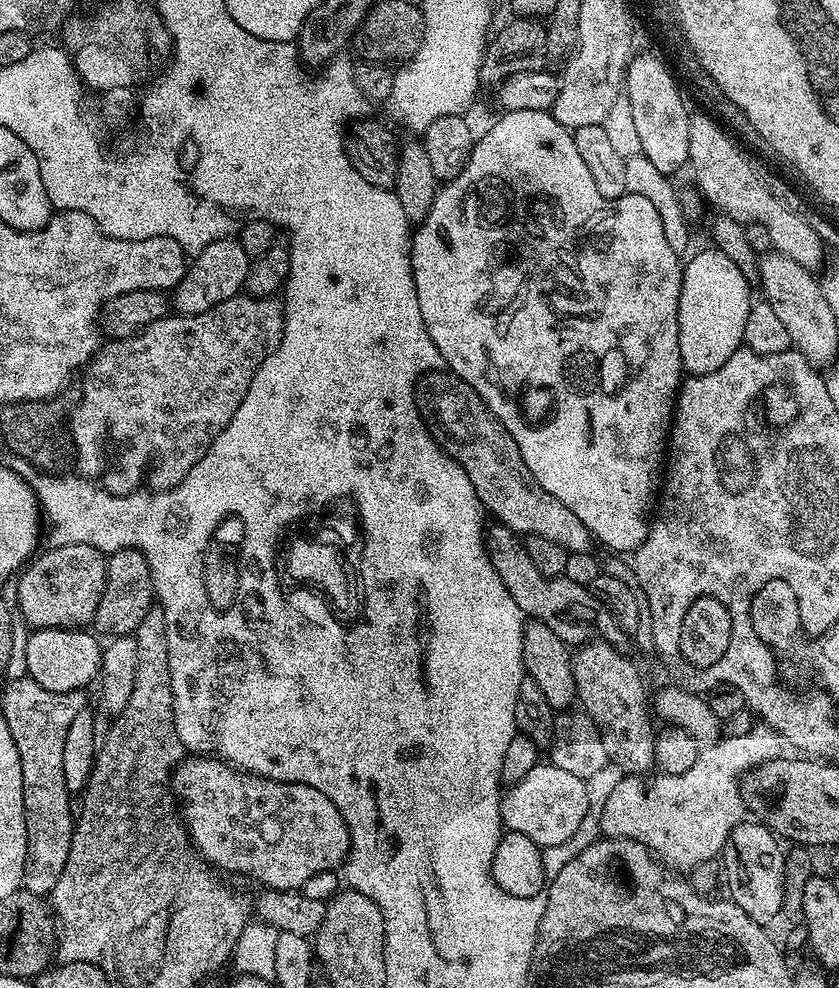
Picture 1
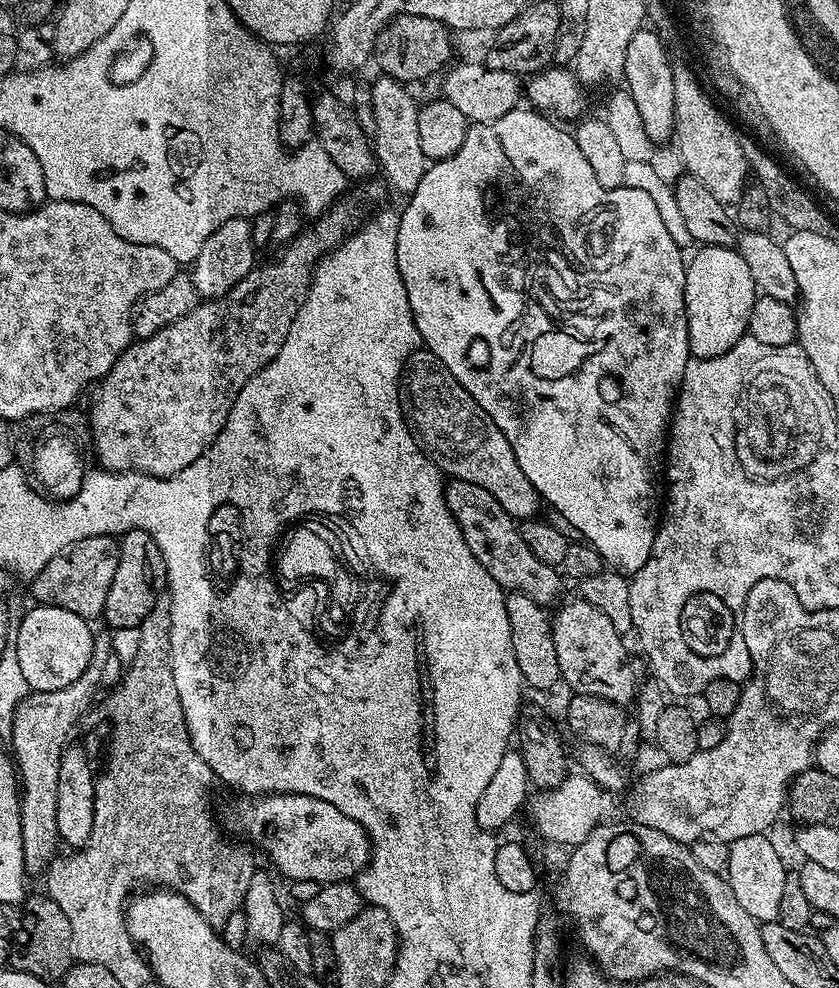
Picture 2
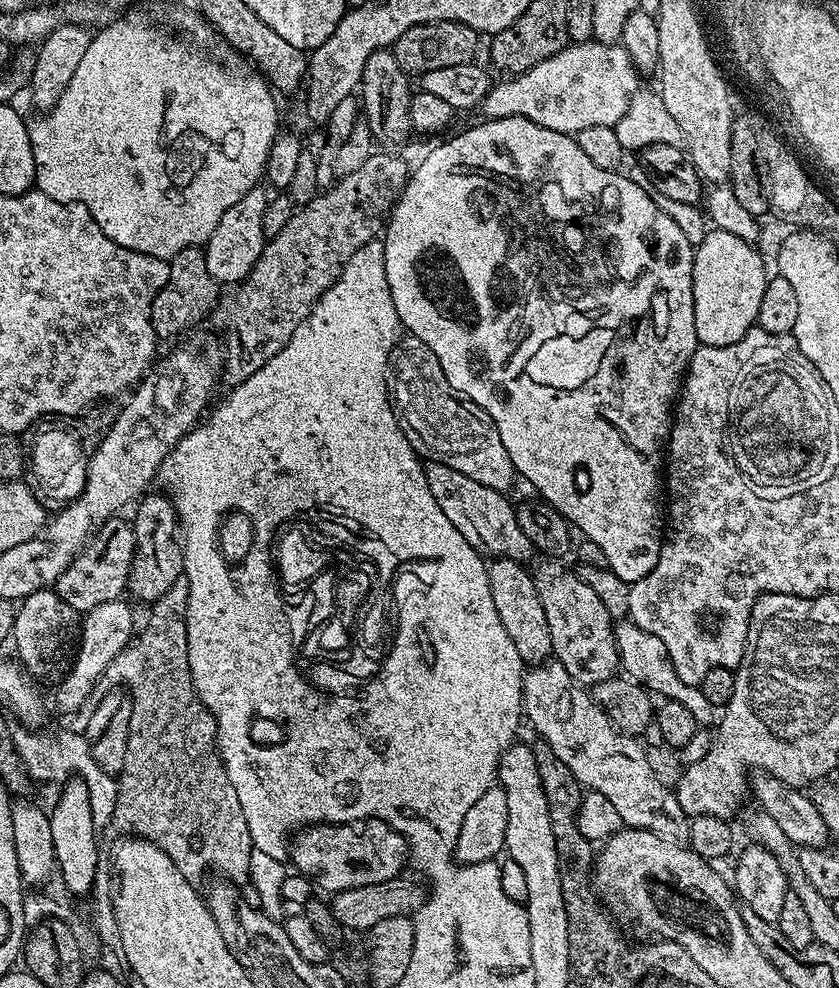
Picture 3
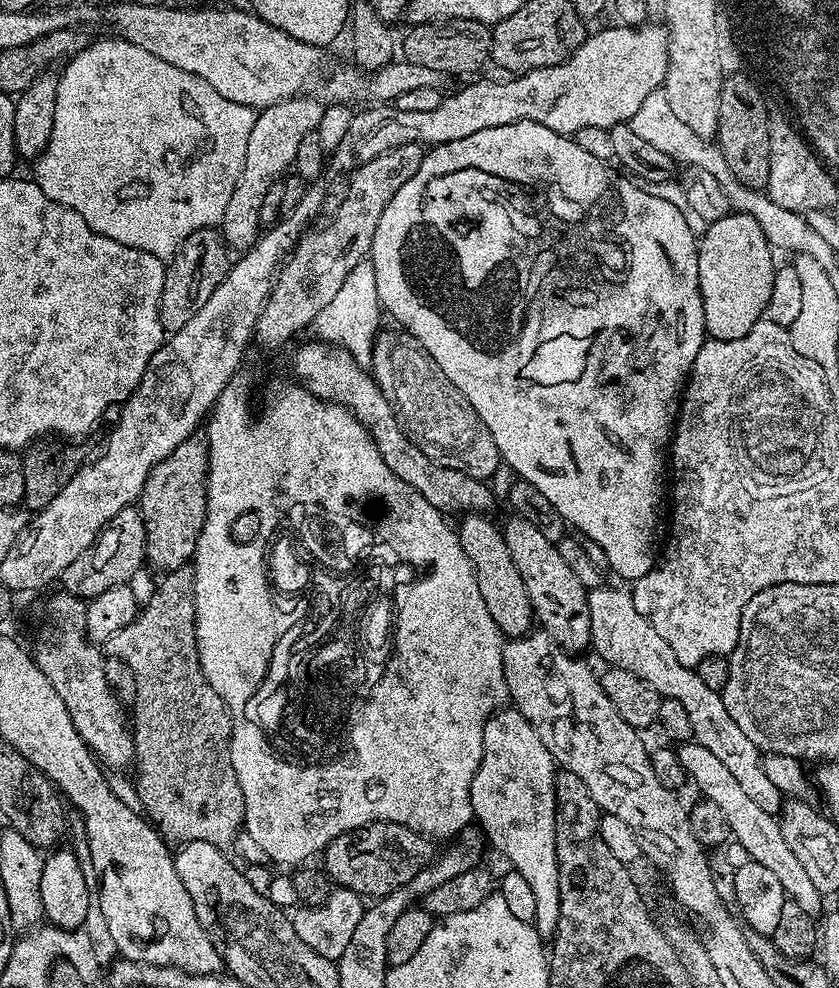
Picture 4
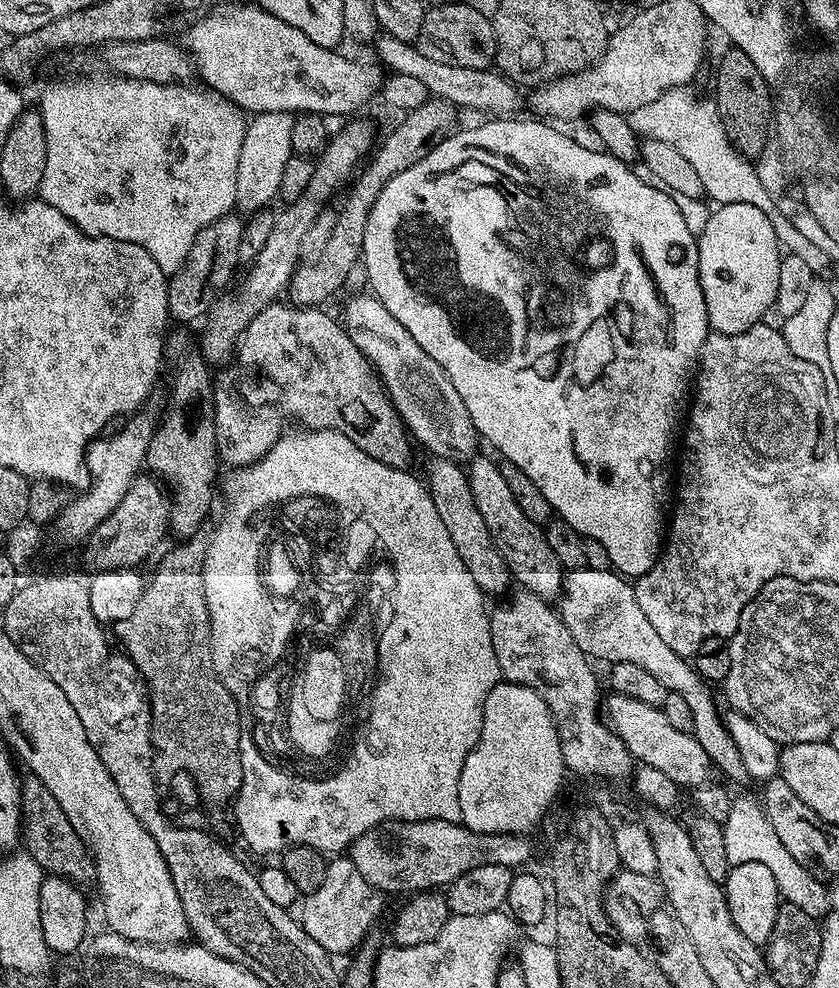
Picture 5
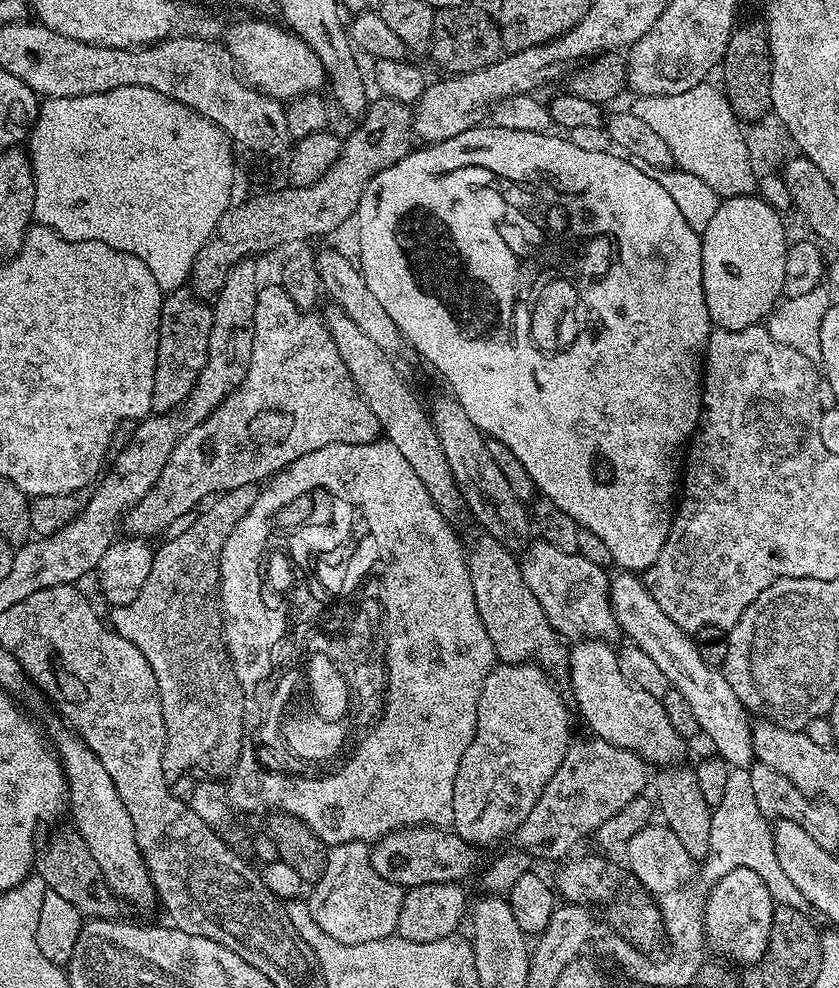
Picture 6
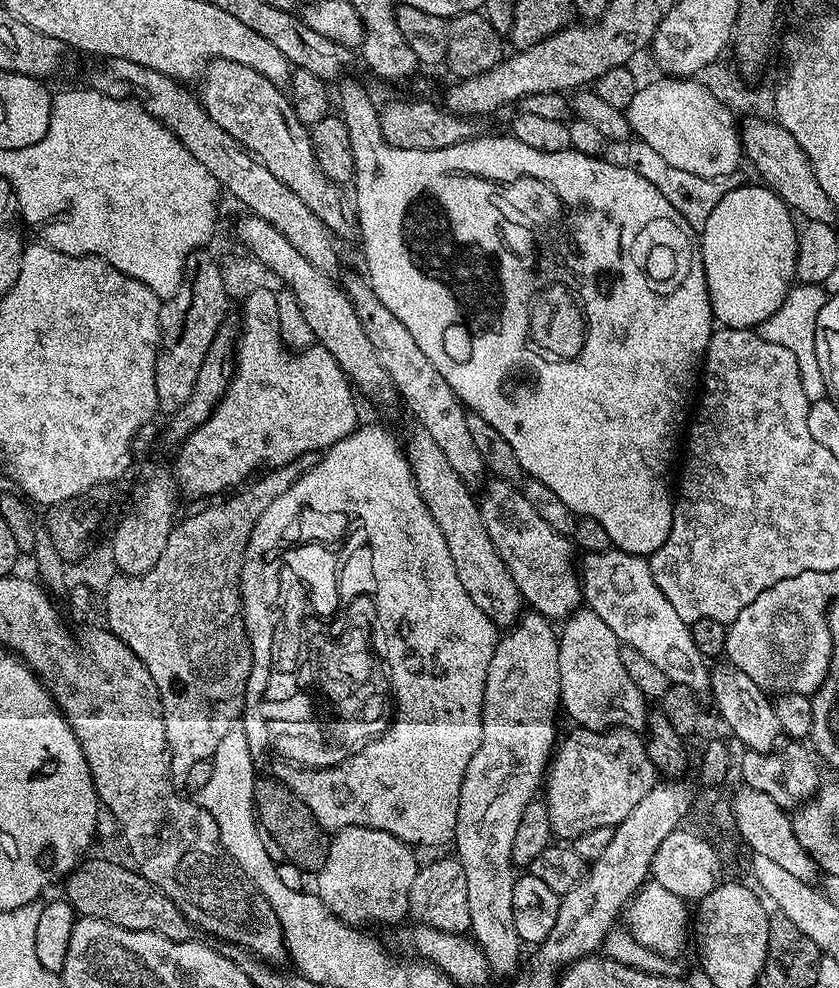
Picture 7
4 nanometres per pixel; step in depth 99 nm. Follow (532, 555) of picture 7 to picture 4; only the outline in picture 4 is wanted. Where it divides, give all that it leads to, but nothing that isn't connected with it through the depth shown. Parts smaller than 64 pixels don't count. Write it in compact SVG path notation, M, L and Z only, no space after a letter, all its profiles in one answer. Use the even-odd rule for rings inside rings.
M601 586L593 588L588 593L588 605L590 606L590 634L592 642L591 651L596 651L605 661L605 665L630 670L634 678L642 678L661 698L682 702L686 714L690 714L690 726L692 727L692 740L695 743L706 746L710 754L726 765L730 775L742 785L742 791L755 802L762 806L762 810L773 814L779 813L782 808L782 794L770 778L766 778L764 769L764 756L759 748L742 734L738 722L730 718L730 710L726 710L724 698L721 693L710 690L702 678L698 678L695 668L682 666L678 658L674 658L674 650L666 646L666 638L650 626L642 614L634 606L634 598L631 591L620 588L608 588Z

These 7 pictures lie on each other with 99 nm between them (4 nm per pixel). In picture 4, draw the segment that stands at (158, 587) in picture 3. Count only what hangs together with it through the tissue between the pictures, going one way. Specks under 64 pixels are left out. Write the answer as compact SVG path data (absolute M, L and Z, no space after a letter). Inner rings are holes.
M193 434L186 438L182 446L166 454L166 458L162 458L162 462L150 470L140 491L138 507L146 526L145 561L153 569L161 568L164 574L185 567L196 555L196 543L208 513L208 442L203 435Z

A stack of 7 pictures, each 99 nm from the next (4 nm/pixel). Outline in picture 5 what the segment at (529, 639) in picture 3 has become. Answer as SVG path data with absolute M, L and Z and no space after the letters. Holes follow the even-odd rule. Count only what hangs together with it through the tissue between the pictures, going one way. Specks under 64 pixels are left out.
M433 455L427 459L428 465L422 471L422 476L426 481L428 497L434 502L442 523L446 525L446 531L454 542L454 550L458 550L458 558L462 558L462 566L470 570L470 578L474 578L480 591L489 597L496 596L499 592L507 593L508 584L513 583L513 578L498 546L494 546L494 538L490 538L490 530L486 530L486 518L482 518L478 506L474 506L474 494L470 494L467 471L455 460Z

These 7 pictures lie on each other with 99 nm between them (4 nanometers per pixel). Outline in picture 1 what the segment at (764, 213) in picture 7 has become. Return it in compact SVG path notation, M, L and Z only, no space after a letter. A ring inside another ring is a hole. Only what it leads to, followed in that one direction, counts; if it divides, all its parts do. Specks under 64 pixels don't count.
M700 252L683 265L682 290L678 302L678 346L680 366L685 373L710 374L742 347L746 318L754 303L753 289L742 278L742 270L726 254Z

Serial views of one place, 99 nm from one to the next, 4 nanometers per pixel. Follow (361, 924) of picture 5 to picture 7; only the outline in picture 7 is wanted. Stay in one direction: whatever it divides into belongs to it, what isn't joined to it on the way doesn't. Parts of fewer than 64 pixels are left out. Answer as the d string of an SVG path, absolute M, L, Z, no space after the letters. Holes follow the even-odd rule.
M366 826L341 828L330 839L330 854L326 854L326 866L315 873L314 891L320 901L335 914L338 919L349 926L364 926L373 920L376 924L396 924L408 916L410 886L414 886L418 861L413 845L386 834L384 830L374 830Z

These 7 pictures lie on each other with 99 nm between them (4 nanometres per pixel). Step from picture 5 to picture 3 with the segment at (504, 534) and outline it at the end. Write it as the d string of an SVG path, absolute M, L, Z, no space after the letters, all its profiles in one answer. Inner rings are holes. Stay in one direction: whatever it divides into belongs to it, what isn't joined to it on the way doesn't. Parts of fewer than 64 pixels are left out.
M556 558L541 561L532 572L532 581L534 590L538 590L538 602L542 602L542 611L546 614L546 626L550 626L552 656L566 666L566 674L577 682L612 679L620 668L614 617L571 567L567 568Z

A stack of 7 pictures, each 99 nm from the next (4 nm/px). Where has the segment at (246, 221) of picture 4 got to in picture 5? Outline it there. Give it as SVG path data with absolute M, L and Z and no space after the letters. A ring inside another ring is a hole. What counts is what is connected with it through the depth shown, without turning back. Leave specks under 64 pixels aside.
M291 112L258 113L247 121L242 138L242 151L238 153L238 178L236 179L236 208L251 214L267 208L280 195L282 173L286 162L294 153L290 146L290 134L294 130L296 116Z

